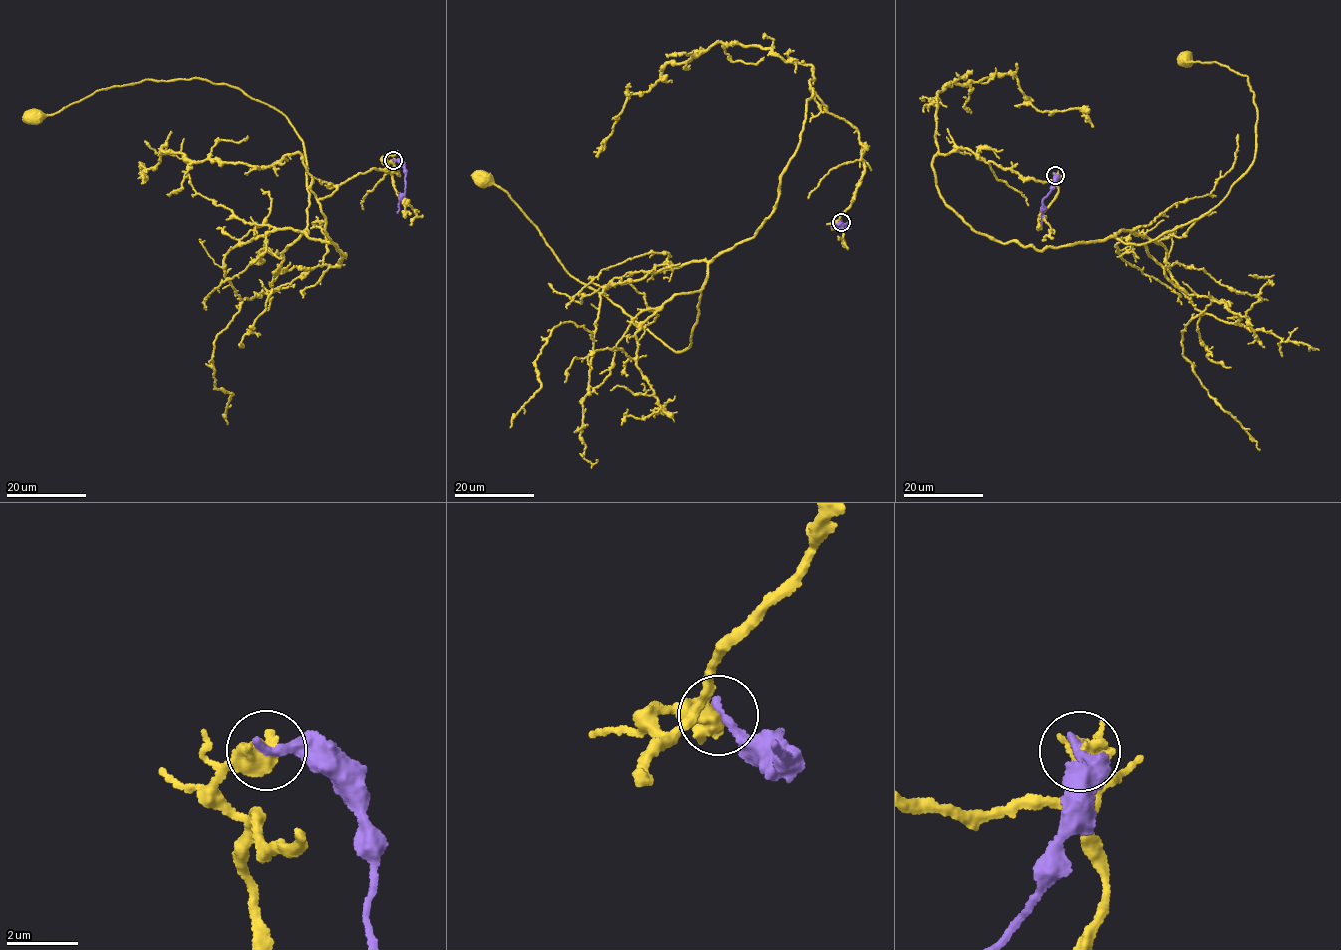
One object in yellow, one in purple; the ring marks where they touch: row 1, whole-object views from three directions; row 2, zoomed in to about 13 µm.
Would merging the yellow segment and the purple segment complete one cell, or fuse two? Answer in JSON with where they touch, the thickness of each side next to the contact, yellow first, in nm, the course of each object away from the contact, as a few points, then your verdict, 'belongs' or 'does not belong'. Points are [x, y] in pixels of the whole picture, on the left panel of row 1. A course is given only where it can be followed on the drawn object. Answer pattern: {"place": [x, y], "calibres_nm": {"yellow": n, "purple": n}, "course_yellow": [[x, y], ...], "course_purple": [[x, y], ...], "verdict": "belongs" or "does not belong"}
{"place": [393, 160], "calibres_nm": {"yellow": 750, "purple": 320}, "course_yellow": [[394, 161], [318, 201], [340, 262], [304, 233], [303, 144], [240, 89], [150, 79], [32, 116]], "course_purple": [[394, 161], [404, 168], [406, 176], [405, 195], [399, 202], [397, 213]], "verdict": "does not belong"}

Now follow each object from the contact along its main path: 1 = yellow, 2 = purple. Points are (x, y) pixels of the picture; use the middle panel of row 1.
1: (841, 222), (863, 146), (813, 88), (775, 209), (710, 262), (676, 352), (571, 276), (481, 178)
2: (841, 222), (848, 227), (848, 223), (831, 227)

